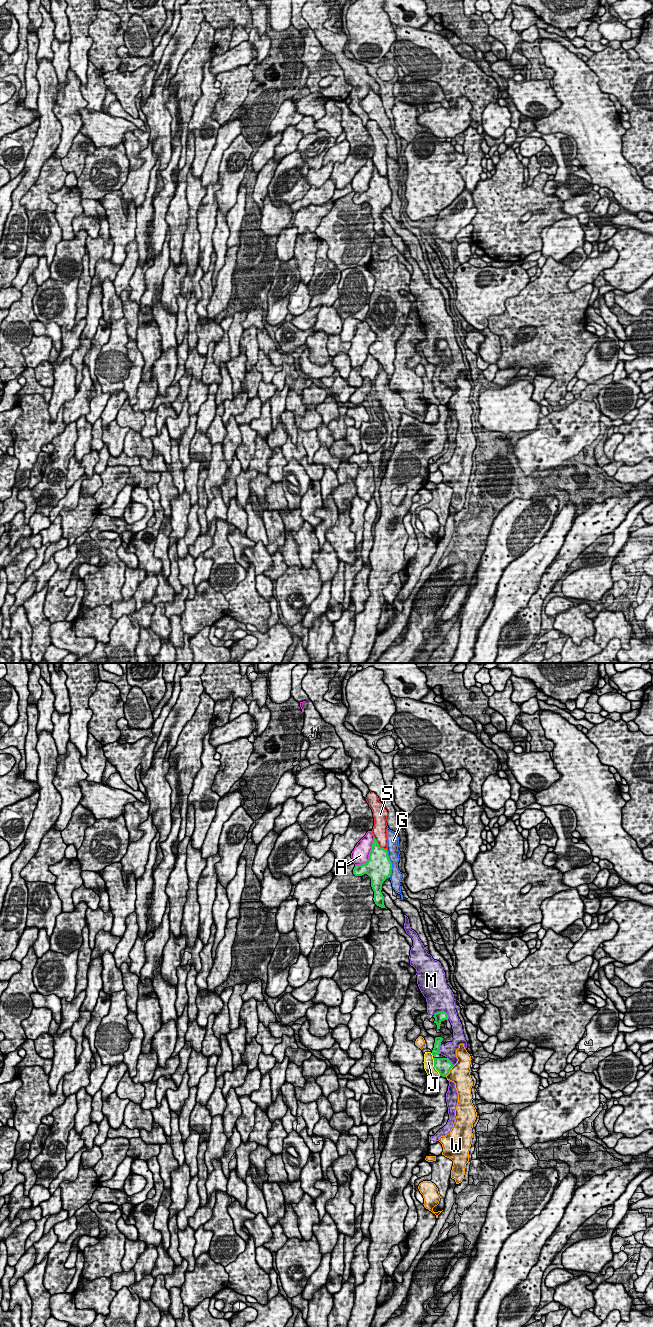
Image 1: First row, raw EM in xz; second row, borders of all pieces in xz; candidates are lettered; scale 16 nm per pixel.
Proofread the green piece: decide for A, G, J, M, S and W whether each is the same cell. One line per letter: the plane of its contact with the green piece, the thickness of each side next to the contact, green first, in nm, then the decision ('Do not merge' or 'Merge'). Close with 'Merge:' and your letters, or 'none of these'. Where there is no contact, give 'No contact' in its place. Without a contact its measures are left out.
A: Touches green in xz. Thickness 400 nm (green) against 280 nm. Do not merge
G: Touches green in xz. Thickness 400 nm (green) against 190 nm. Do not merge
J: Touches green in xz. Thickness 240 nm (green) against 160 nm. Do not merge
M: Touches green in xz. Thickness 160 nm (green) against 440 nm. Do not merge
S: Touches green in xz. Thickness 320 nm (green) against 240 nm. Do not merge
W: Touches green in xz. Thickness 240 nm (green) against 320 nm. Do not merge
Merge: none of these

